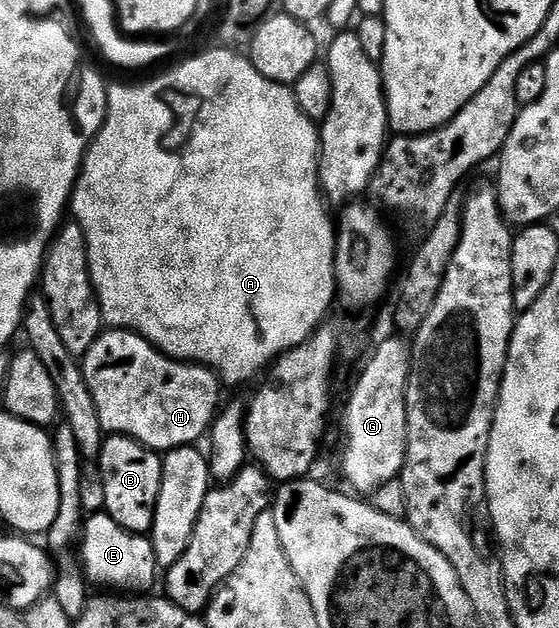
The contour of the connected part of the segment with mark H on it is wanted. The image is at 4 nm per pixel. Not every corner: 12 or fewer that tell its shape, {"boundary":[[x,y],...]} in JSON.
{"boundary":[[105,329],[82,359],[105,435],[199,443],[213,370]]}

